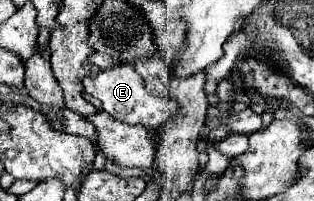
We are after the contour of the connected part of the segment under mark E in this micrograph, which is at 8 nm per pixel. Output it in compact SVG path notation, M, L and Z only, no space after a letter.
M115 65L107 71L101 71L95 77L85 77L83 91L87 95L93 95L95 99L99 99L103 105L103 111L109 113L115 121L123 121L127 125L143 125L149 131L161 127L179 109L177 101L173 101L173 99L167 101L159 95L147 93L143 79L137 75L137 71L131 65Z

